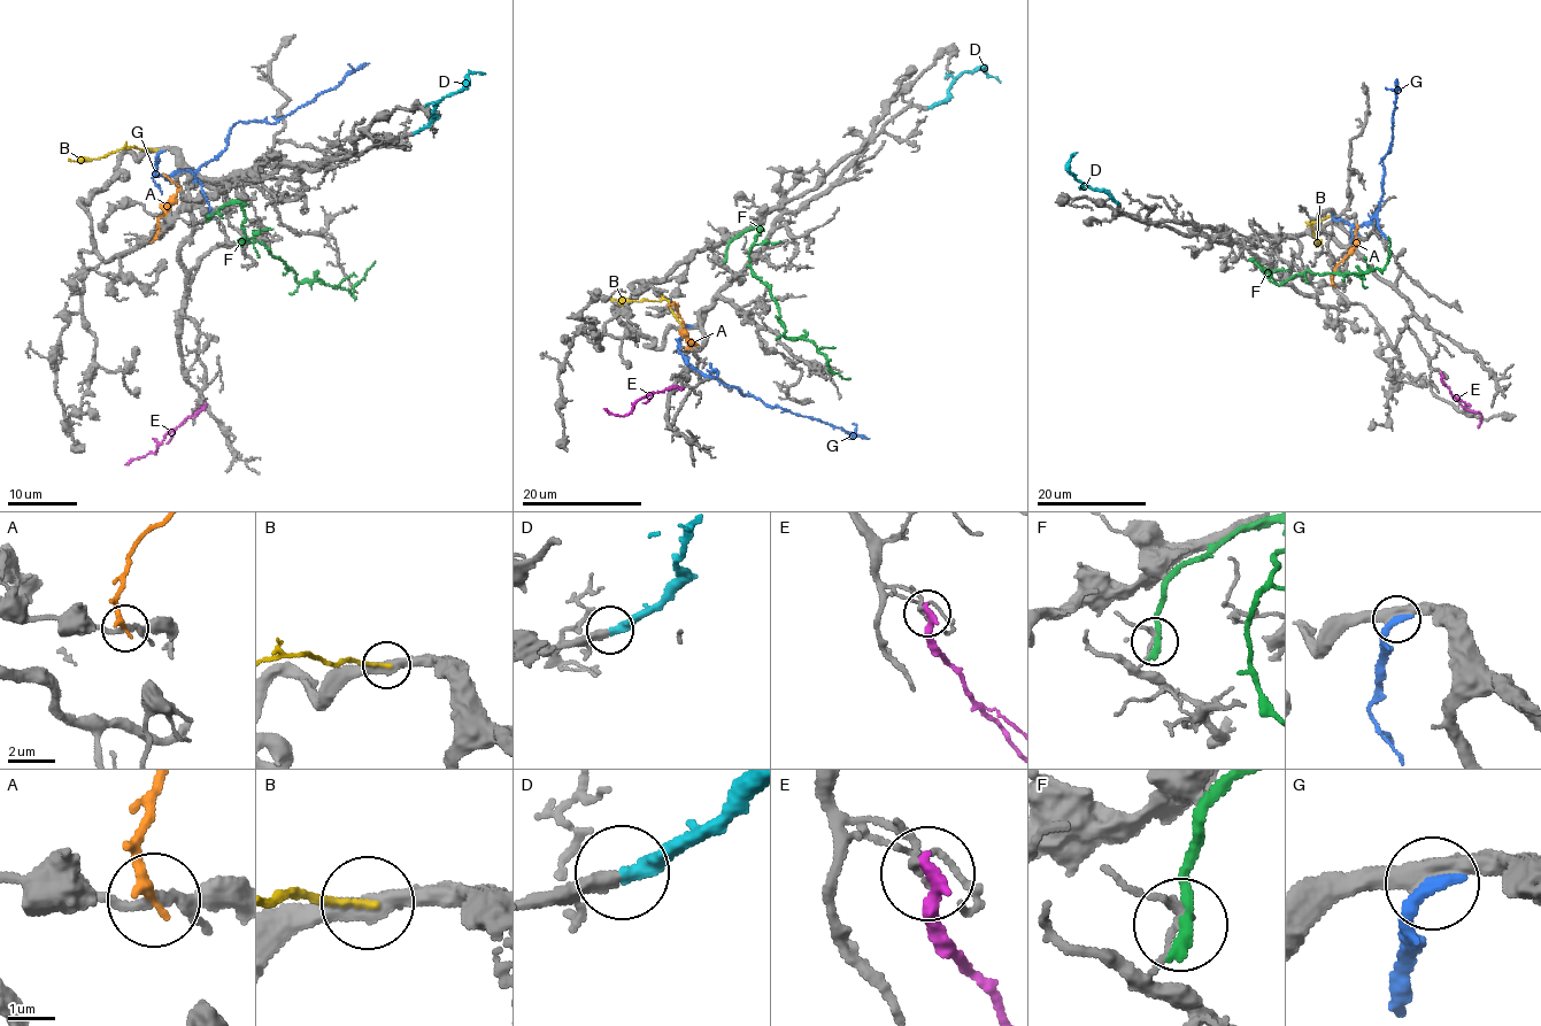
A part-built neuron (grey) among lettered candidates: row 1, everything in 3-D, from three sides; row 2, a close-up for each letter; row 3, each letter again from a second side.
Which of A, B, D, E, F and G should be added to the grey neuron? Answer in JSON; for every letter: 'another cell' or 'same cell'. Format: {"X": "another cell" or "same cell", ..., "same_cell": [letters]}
{"A": "another cell", "B": "another cell", "D": "same cell", "E": "another cell", "F": "another cell", "G": "another cell", "same_cell": ["D"]}

